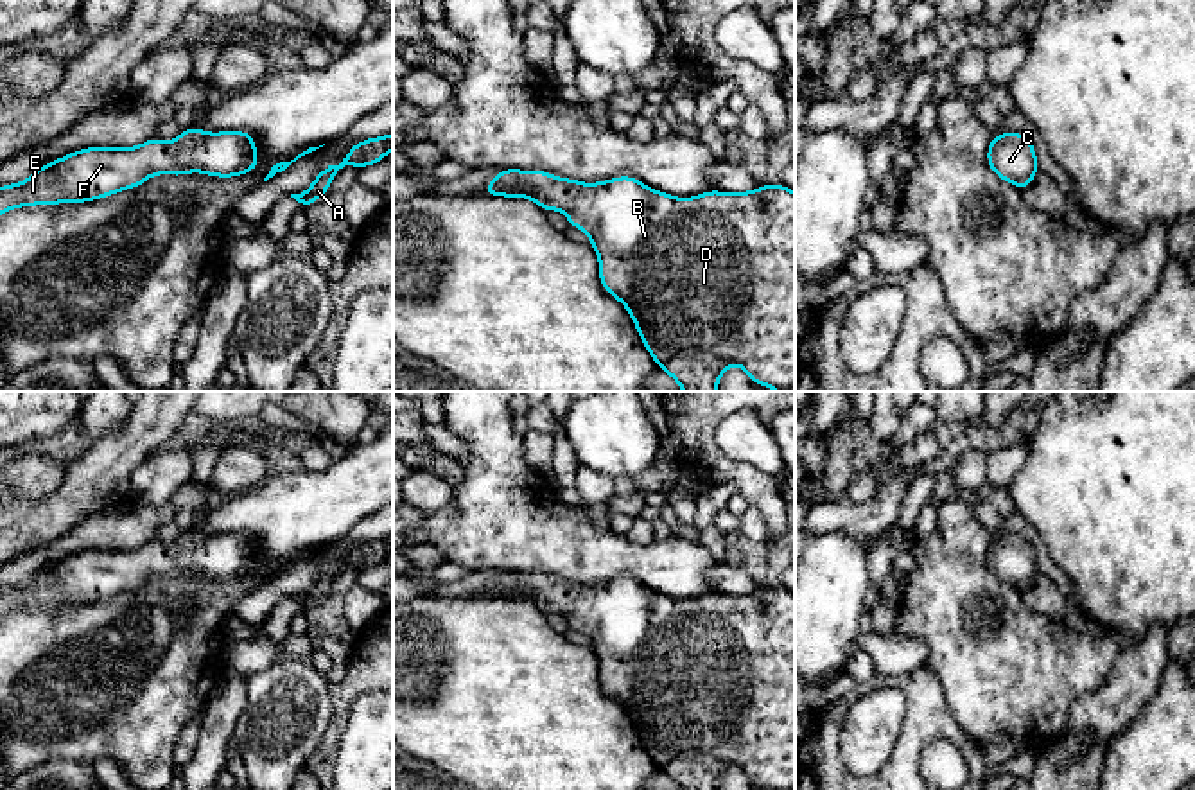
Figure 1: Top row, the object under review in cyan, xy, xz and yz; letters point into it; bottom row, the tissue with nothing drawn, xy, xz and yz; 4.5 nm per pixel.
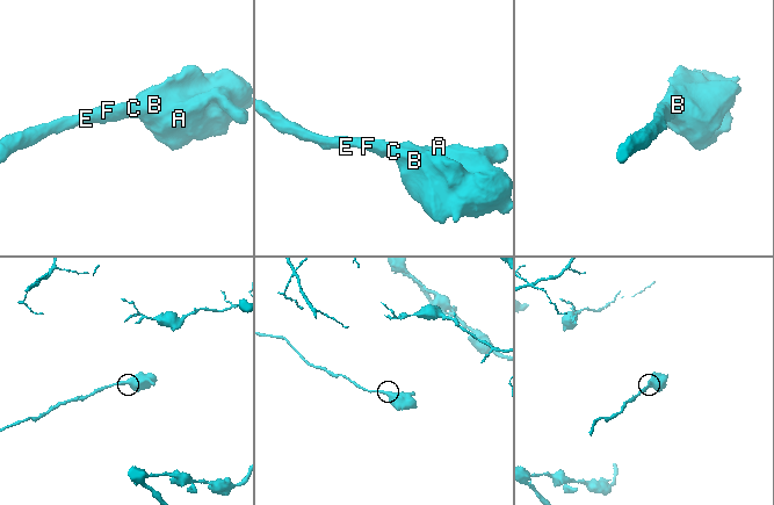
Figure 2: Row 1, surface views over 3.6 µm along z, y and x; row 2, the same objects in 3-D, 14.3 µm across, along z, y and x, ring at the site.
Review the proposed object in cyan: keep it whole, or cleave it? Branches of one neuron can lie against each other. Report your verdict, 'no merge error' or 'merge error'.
no merge error

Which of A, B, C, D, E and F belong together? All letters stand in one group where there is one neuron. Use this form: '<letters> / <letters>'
A B C D E F

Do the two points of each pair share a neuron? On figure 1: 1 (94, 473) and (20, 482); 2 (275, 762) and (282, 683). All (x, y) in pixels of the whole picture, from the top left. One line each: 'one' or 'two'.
1: two
2: one

